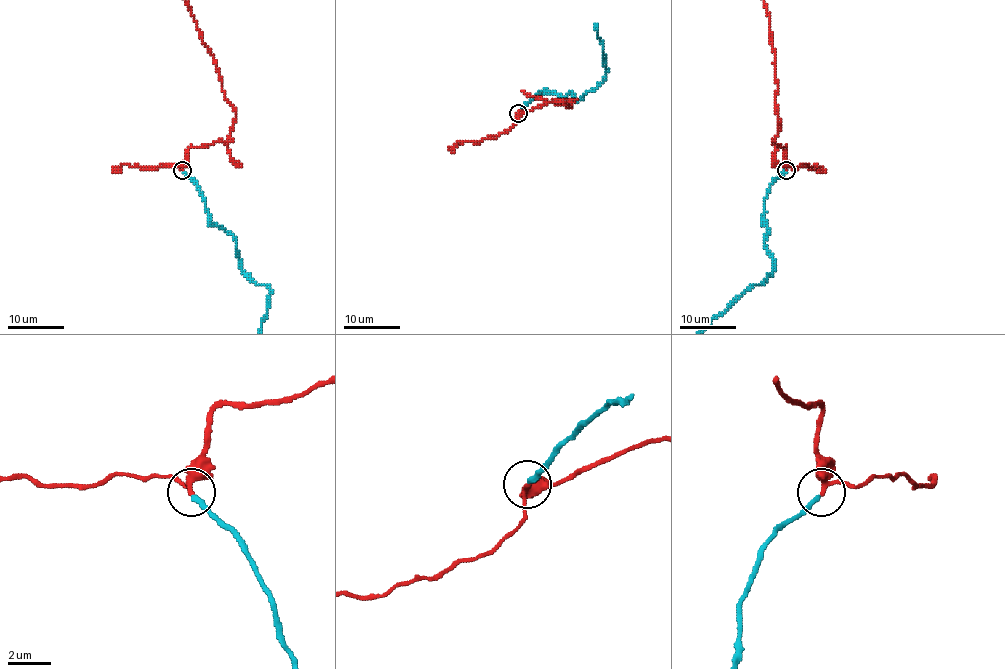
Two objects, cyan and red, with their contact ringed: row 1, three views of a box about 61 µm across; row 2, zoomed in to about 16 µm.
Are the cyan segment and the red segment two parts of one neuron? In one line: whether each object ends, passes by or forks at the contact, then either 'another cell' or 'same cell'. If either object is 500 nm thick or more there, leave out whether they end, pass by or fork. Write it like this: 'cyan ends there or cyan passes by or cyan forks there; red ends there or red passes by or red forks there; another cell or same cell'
cyan ends there; red passes by; same cell

